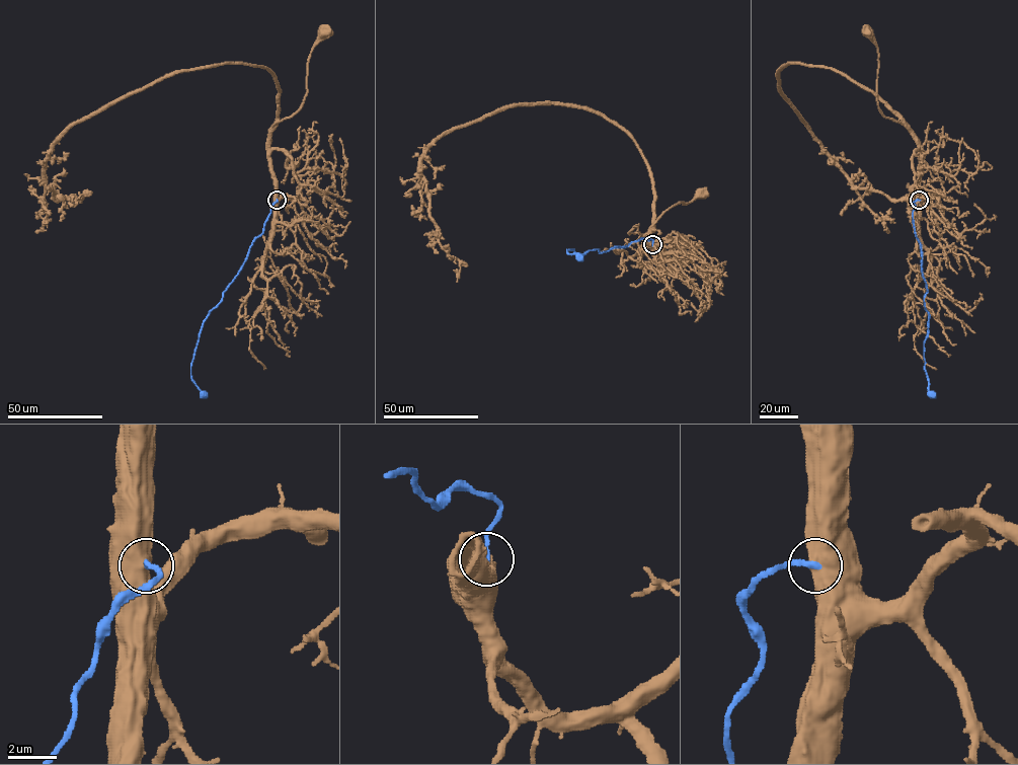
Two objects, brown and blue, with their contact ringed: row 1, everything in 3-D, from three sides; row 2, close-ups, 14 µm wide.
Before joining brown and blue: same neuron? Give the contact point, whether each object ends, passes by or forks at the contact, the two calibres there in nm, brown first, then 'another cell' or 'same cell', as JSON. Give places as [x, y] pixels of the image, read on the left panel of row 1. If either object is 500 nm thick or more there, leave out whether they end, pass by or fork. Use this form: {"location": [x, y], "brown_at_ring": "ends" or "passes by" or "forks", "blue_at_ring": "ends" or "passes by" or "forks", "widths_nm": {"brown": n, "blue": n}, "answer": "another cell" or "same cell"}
{"location": [277, 200], "widths_nm": {"brown": 800, "blue": 220}, "answer": "another cell"}

